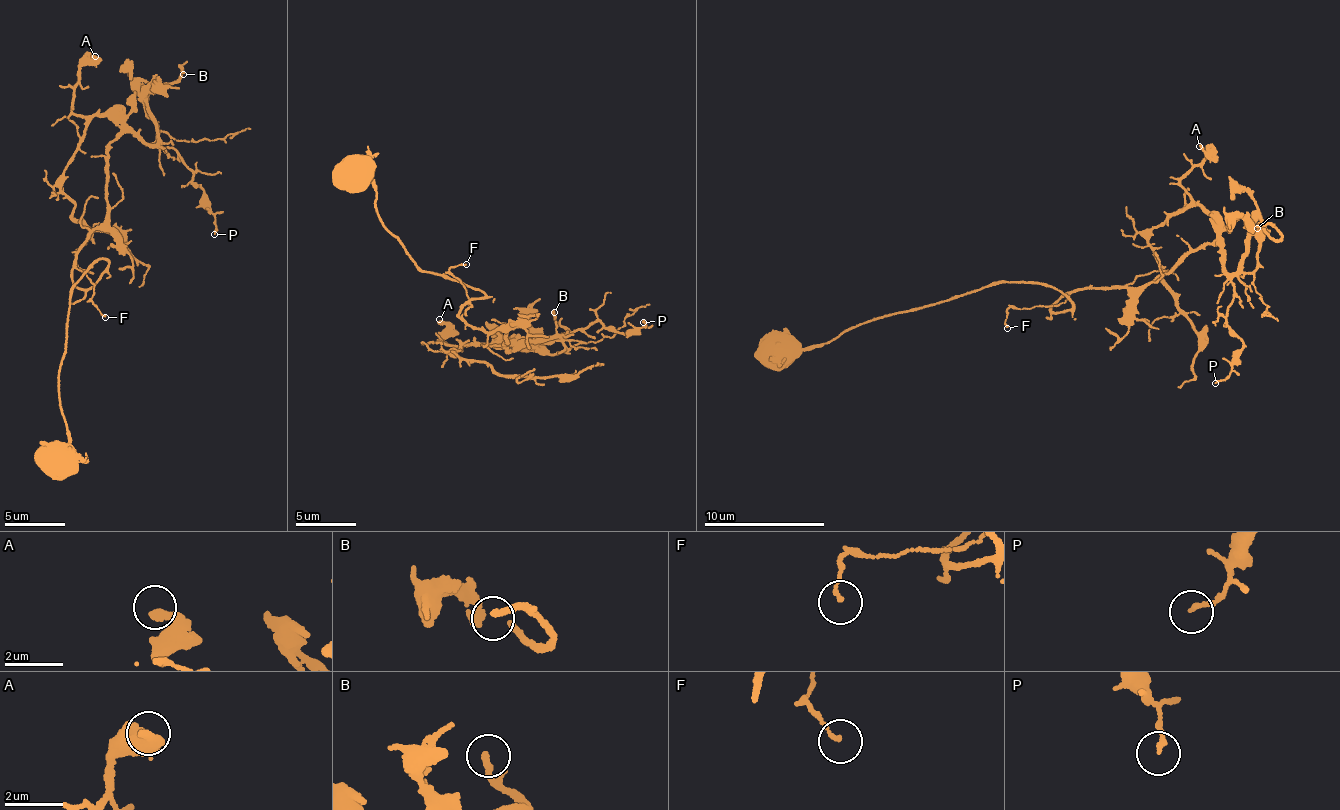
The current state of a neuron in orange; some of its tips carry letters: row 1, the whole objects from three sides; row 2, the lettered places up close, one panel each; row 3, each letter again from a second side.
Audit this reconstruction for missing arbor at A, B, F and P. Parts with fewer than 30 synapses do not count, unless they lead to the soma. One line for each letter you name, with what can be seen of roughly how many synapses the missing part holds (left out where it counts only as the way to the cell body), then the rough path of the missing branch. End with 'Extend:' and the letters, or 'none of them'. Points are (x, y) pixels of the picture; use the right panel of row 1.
B: 35 synapses
Extend: B

